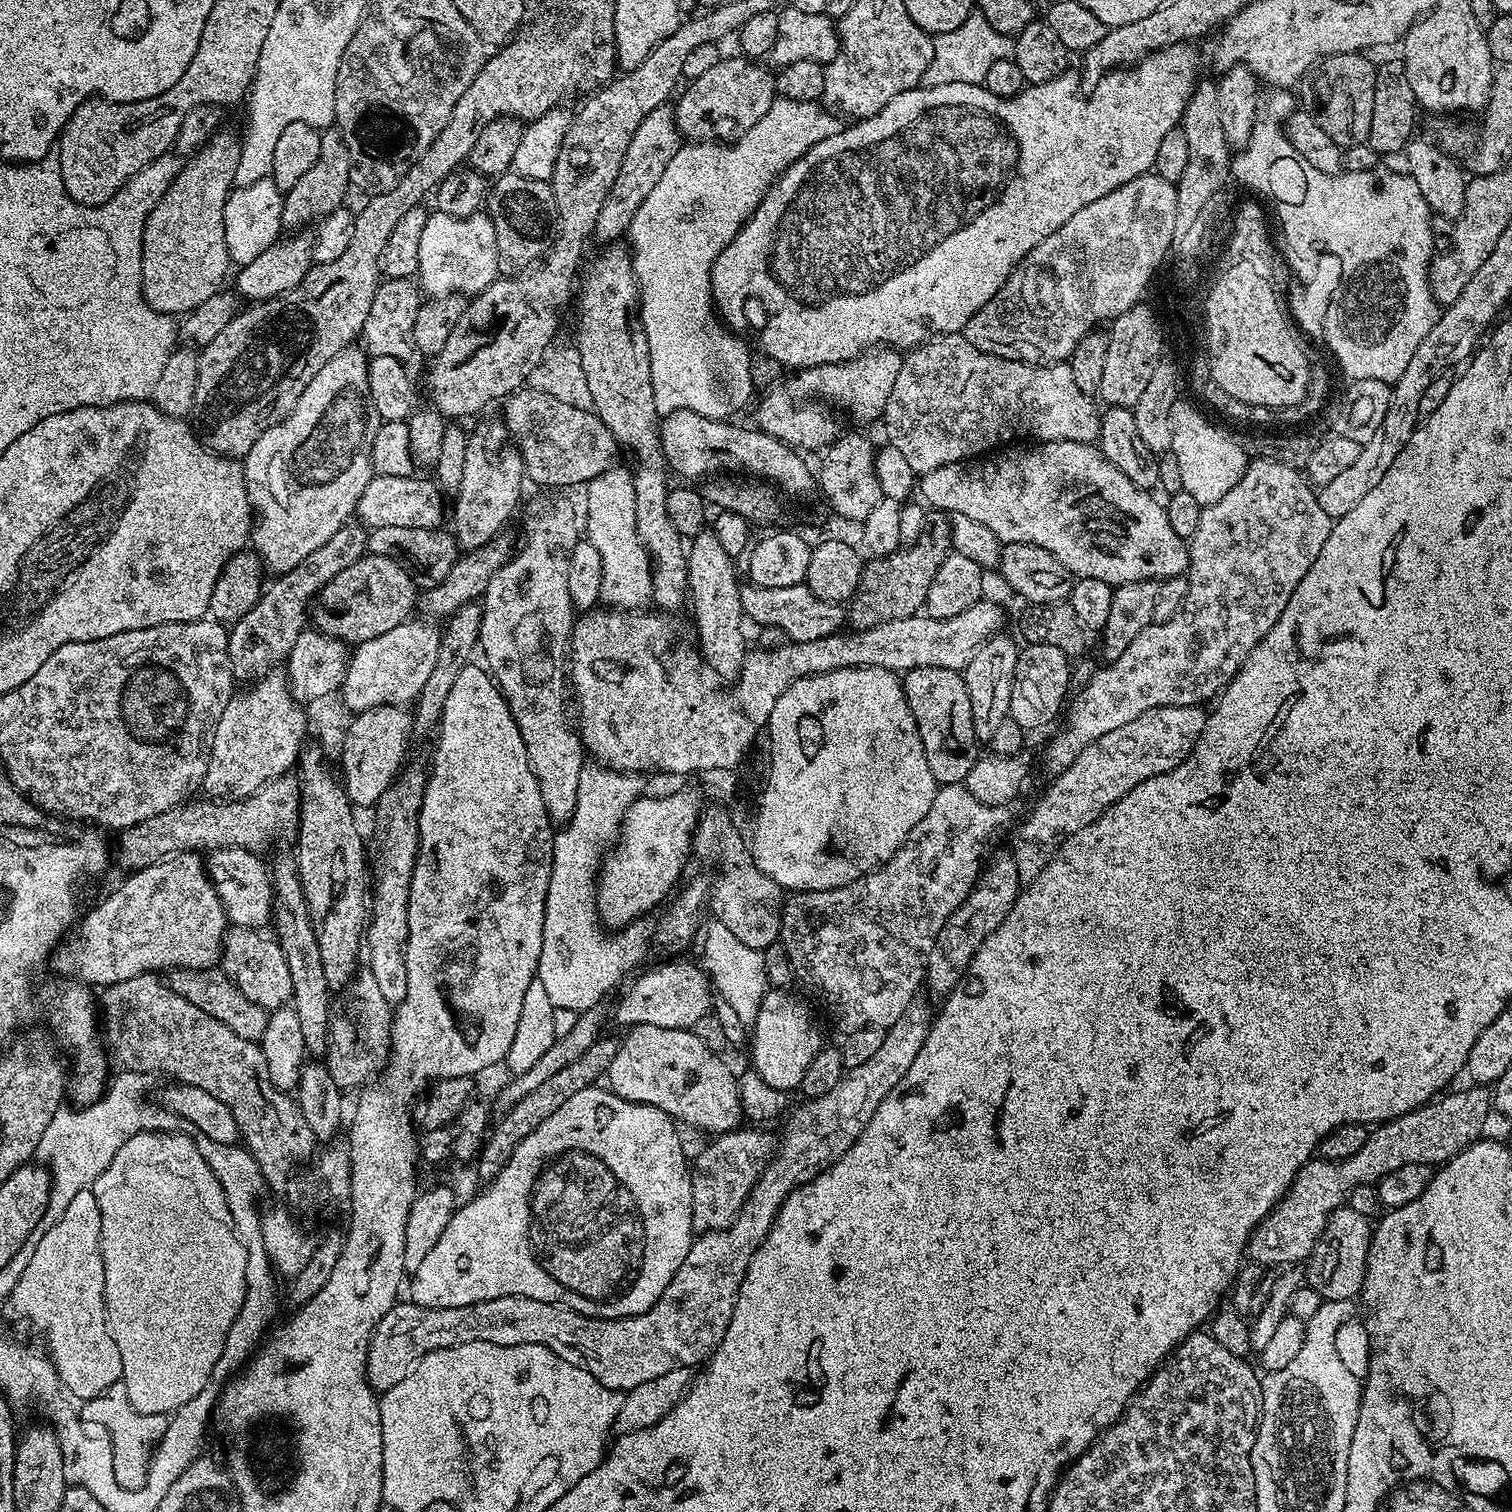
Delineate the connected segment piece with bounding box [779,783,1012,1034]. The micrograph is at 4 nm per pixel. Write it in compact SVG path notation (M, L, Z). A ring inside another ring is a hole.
M963 783L941 784L936 789L934 802L915 833L914 839L905 844L895 856L891 856L881 868L876 869L874 872L868 872L862 878L858 878L841 888L822 892L793 892L785 899L779 943L784 945L784 949L788 951L789 960L795 965L795 979L797 981L801 980L820 999L821 1006L828 1011L828 1016L832 1019L833 1026L841 1034L862 1030L863 1028L887 1030L891 1024L898 1022L898 1018L902 1018L906 1006L917 999L919 992L916 991L922 988L925 983L928 970L928 955L931 954L932 947L936 944L938 934L942 930L942 926L946 926L950 914L954 914L954 910L958 910L958 906L962 906L962 902L972 893L972 888L975 886L976 881L980 879L981 871L989 859L988 851L1003 838L1004 831L1011 826L1012 812L1010 809L1011 807L1003 804L987 804L979 801L978 798L974 798L974 794L970 794L970 790L965 788Z

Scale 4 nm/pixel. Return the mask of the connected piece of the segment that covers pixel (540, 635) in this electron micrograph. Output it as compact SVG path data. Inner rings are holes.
M544 500L541 504L536 504L528 512L528 529L524 532L524 545L519 545L518 551L511 560L490 578L482 597L482 626L480 627L479 651L484 652L483 663L487 671L491 673L497 684L500 686L500 693L504 695L504 701L508 703L510 714L516 719L518 730L522 734L522 742L526 746L526 758L530 762L530 770L534 770L534 778L538 778L538 790L542 790L542 802L546 802L548 817L553 825L563 826L568 823L575 814L575 802L578 800L579 772L586 764L586 749L584 742L580 738L580 733L575 727L568 725L568 700L570 704L570 688L566 683L566 669L570 664L570 645L572 643L572 625L574 623L574 605L570 598L568 583L570 582L570 558L574 555L574 546L582 538L582 528L576 525L576 512L572 509L572 504L568 500Z

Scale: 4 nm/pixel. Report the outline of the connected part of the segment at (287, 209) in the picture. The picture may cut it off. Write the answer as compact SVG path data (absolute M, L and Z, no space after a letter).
M329 126L320 134L322 150L318 154L318 162L310 166L307 174L302 174L284 195L281 225L288 230L298 230L301 224L323 219L334 210L343 207L348 188L352 184L352 159L346 142L335 127Z

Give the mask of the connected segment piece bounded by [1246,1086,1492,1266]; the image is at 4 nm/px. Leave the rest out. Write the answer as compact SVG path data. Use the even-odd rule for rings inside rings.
M1468 1086L1465 1092L1451 1092L1425 1102L1421 1108L1402 1114L1397 1120L1379 1125L1369 1135L1366 1146L1351 1158L1313 1158L1303 1164L1287 1194L1253 1230L1246 1249L1247 1259L1265 1266L1296 1266L1307 1261L1322 1230L1326 1230L1326 1222L1339 1208L1345 1207L1348 1193L1356 1186L1375 1185L1392 1170L1398 1170L1398 1166L1443 1166L1464 1148L1475 1144L1485 1135L1484 1123L1492 1112L1492 1093L1484 1086Z

